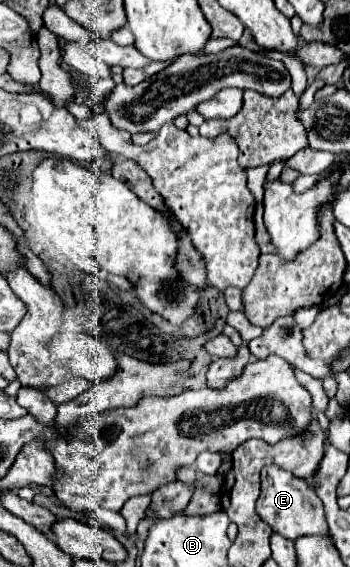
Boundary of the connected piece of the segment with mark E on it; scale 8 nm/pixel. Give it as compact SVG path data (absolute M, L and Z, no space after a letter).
M270 464L262 470L262 494L256 508L260 518L268 522L272 530L282 534L284 538L296 540L300 536L328 536L324 506L318 494L304 480L292 476L276 464Z

